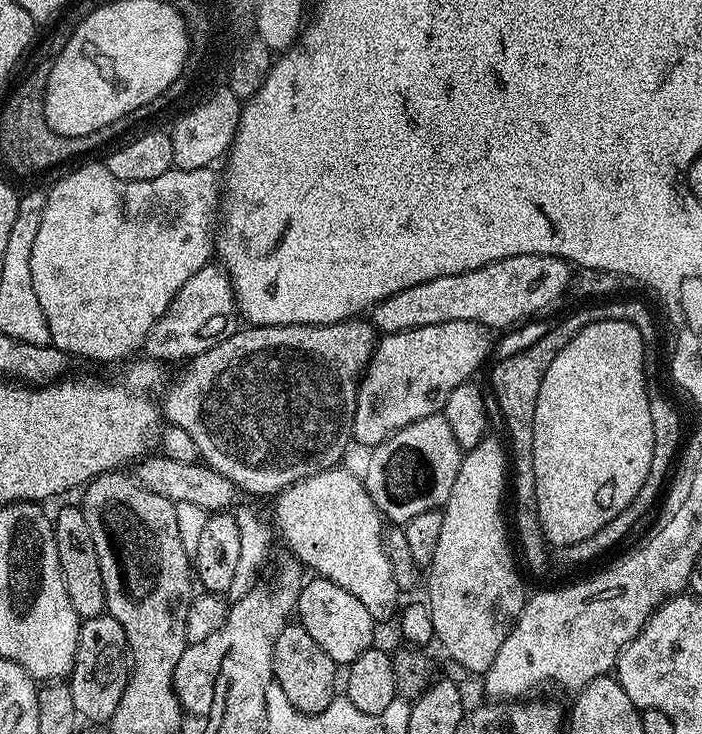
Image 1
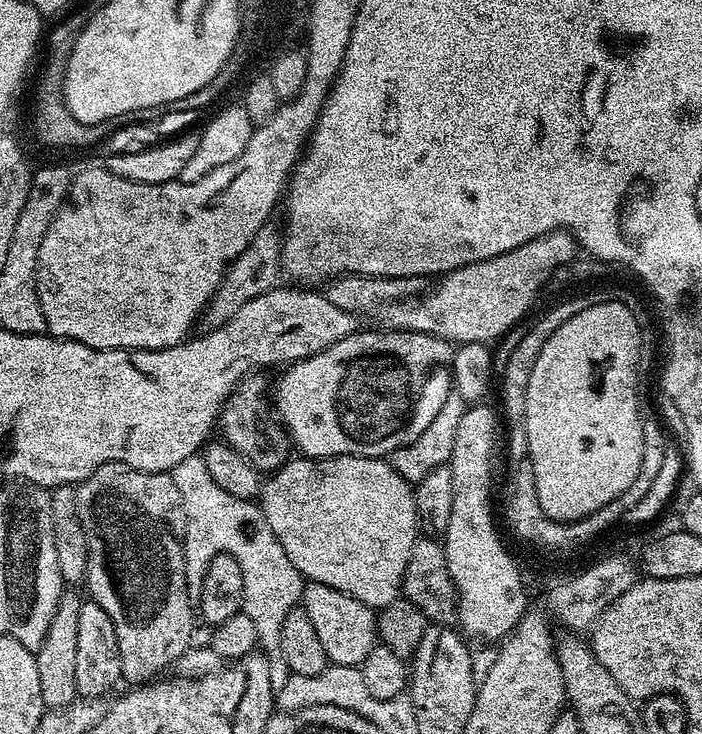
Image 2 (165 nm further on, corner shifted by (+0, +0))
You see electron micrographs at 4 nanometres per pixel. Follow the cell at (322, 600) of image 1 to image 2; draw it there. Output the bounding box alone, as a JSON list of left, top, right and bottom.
[299,582,377,668]

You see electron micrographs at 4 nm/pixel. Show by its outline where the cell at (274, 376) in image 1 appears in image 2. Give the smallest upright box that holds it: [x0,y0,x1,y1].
[218,374,289,474]

